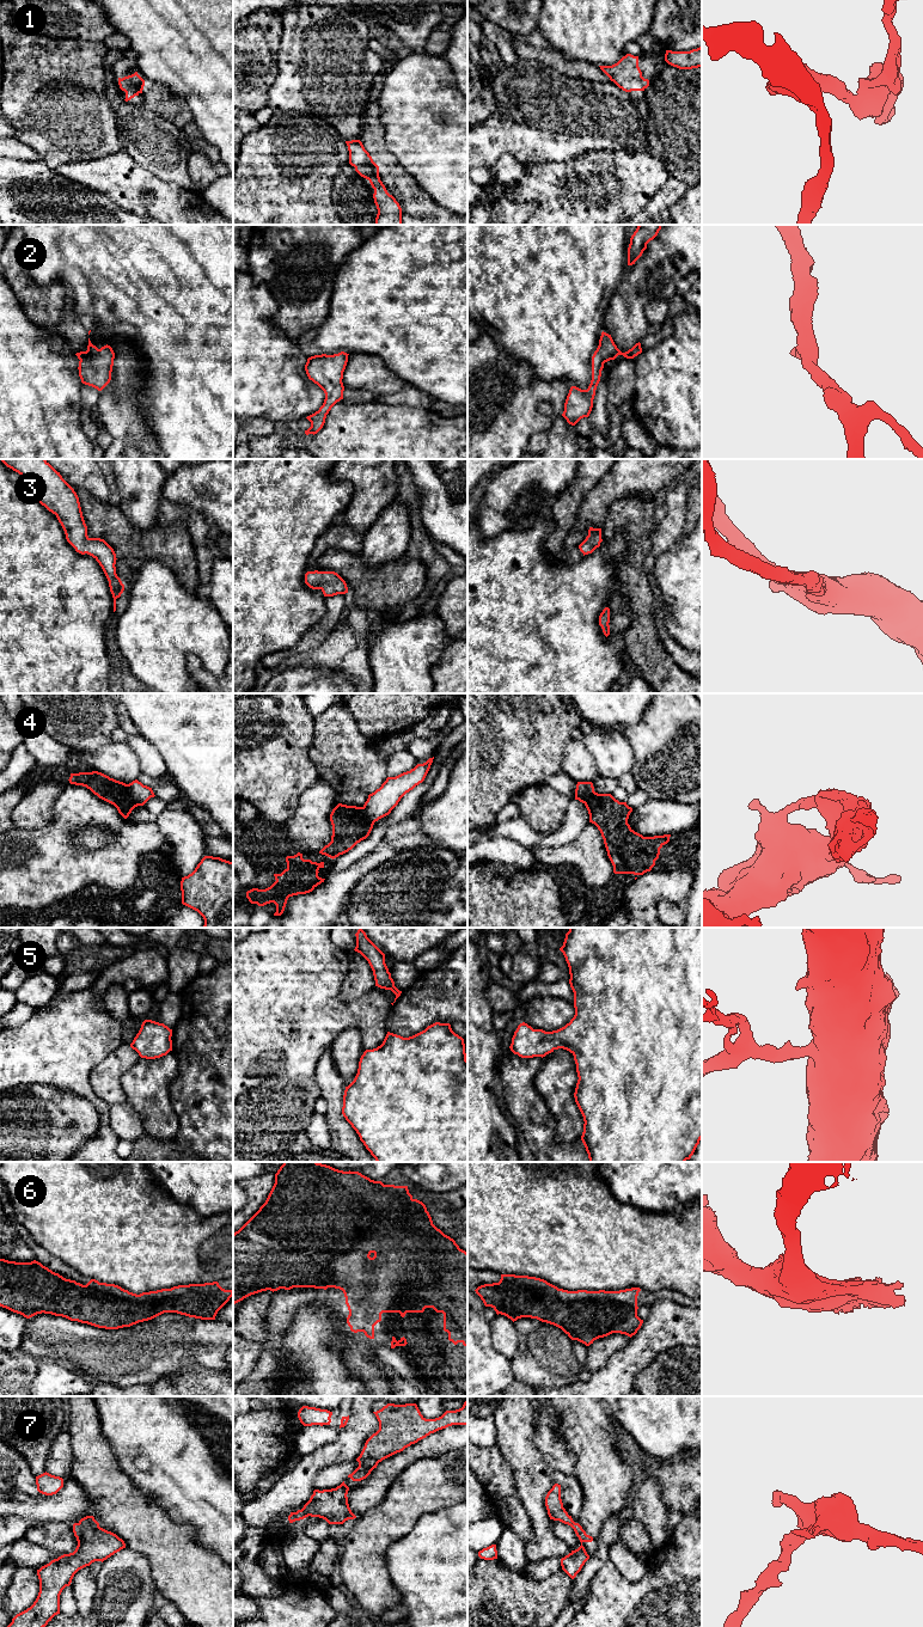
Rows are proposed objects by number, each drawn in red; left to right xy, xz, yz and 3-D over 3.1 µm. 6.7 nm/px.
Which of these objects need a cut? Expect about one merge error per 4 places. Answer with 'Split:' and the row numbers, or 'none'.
Split: 4

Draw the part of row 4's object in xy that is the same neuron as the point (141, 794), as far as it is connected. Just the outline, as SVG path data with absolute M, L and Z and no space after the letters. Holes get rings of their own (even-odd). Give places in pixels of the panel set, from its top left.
M137 779L128 784L132 797L137 806L143 806L151 797L154 797L152 788L143 785Z

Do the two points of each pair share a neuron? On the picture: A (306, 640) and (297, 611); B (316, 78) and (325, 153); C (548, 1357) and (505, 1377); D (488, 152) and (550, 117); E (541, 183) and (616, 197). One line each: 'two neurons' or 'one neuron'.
A: two neurons
B: two neurons
C: two neurons
D: one neuron
E: one neuron

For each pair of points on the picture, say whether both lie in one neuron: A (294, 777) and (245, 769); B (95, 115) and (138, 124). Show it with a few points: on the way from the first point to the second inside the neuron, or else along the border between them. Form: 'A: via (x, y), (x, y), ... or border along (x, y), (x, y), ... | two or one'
A: via (282, 771), (257, 769) | one
B: border along (115, 112), (117, 136), (122, 147) | two

